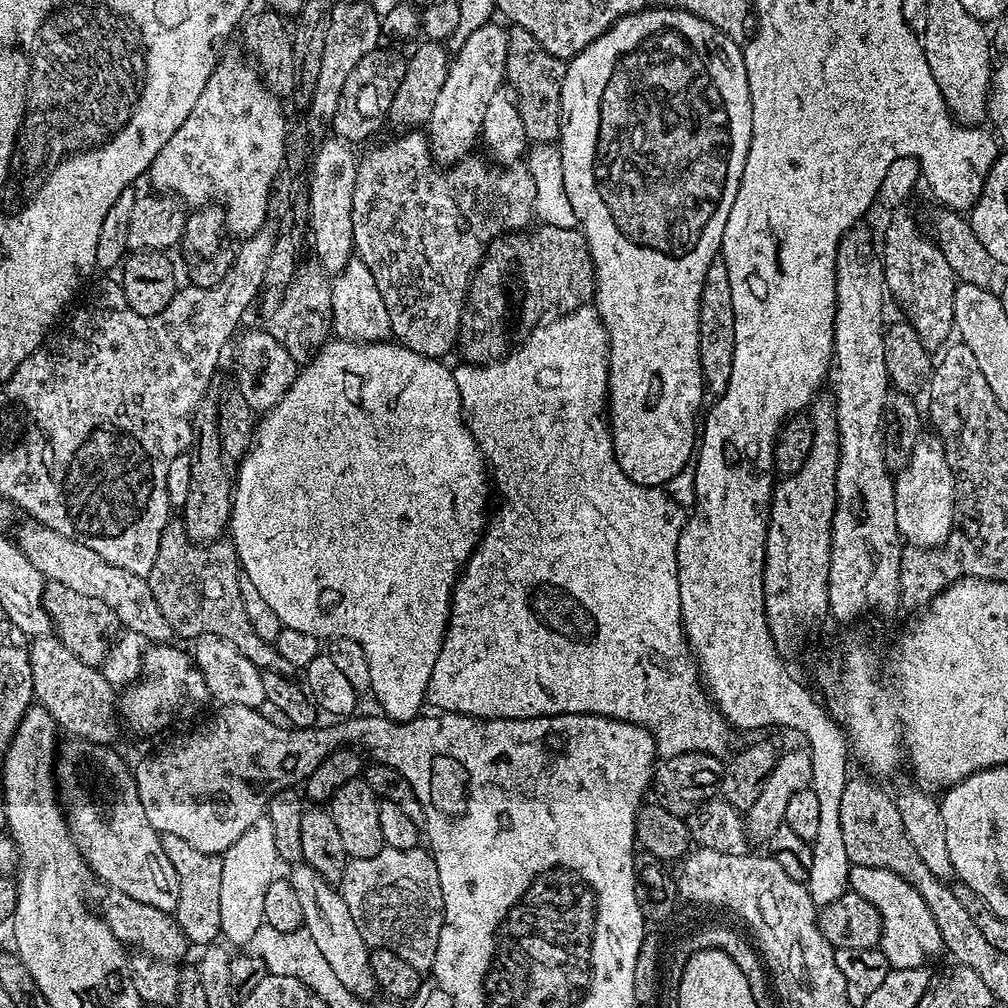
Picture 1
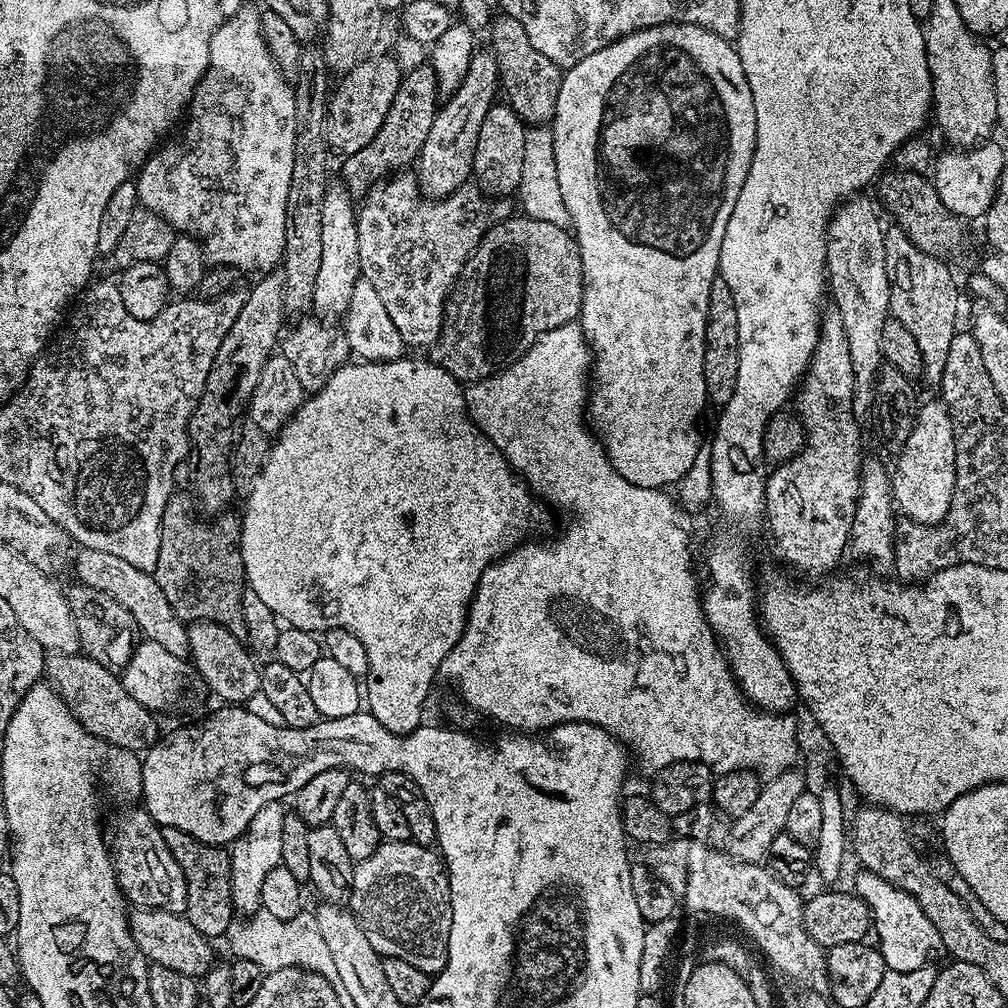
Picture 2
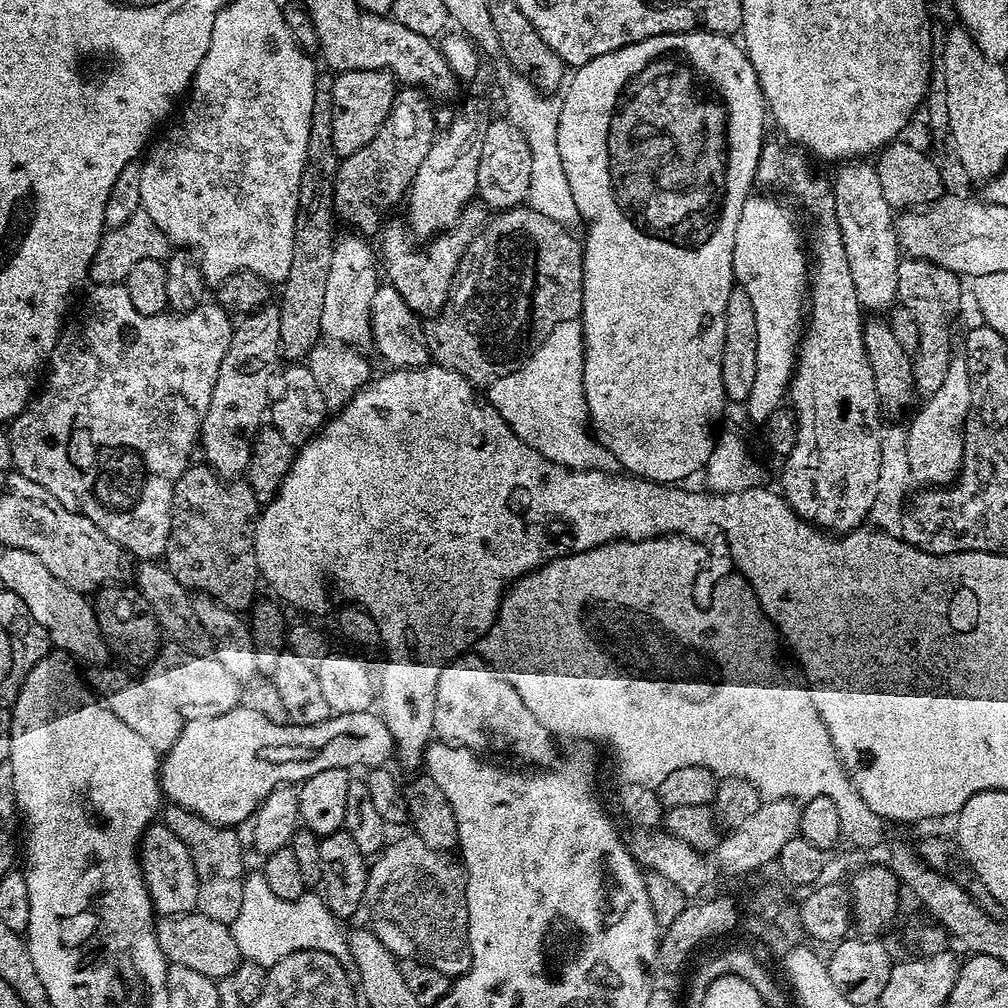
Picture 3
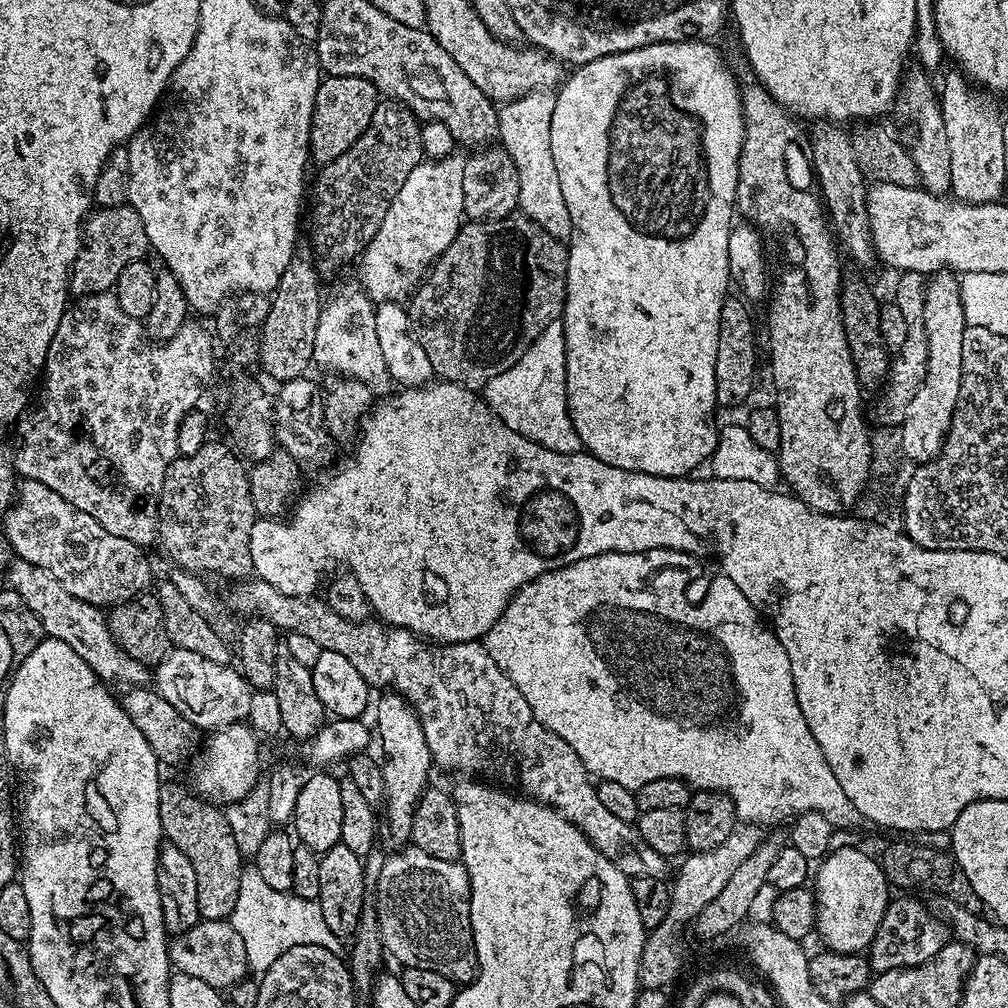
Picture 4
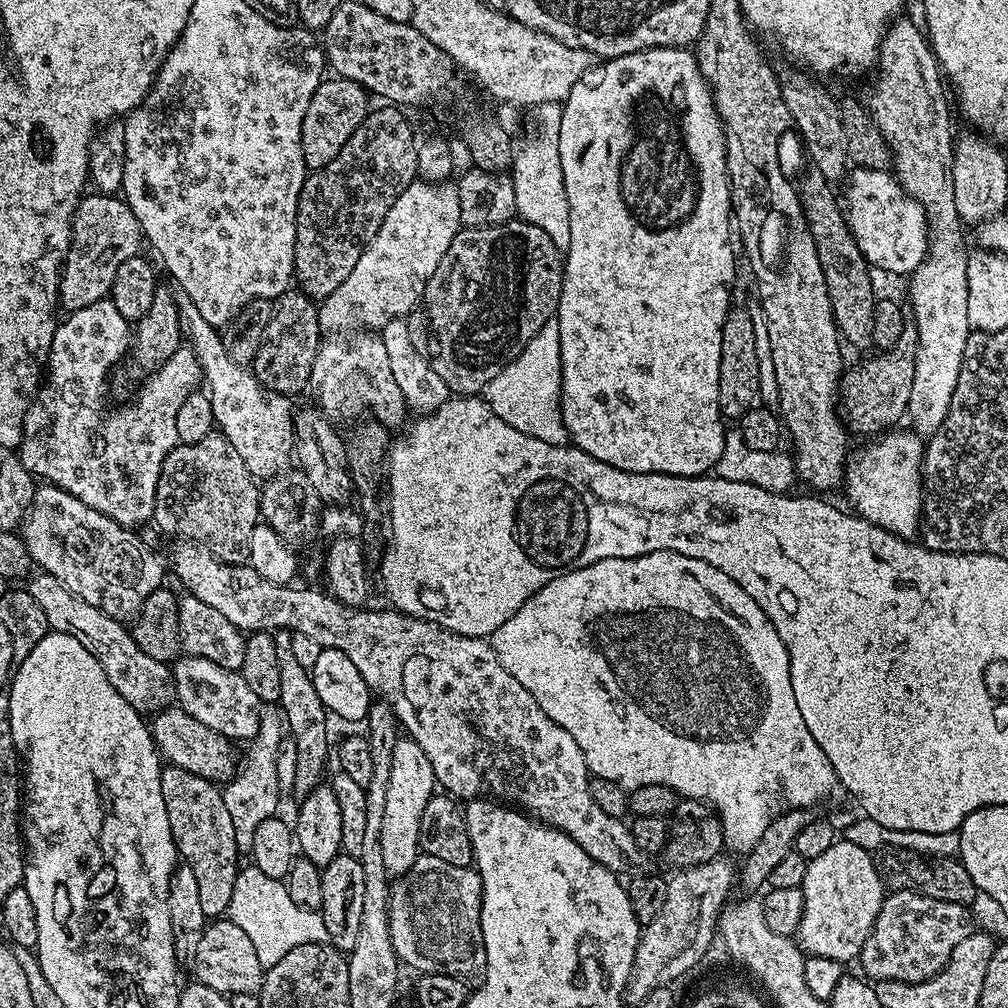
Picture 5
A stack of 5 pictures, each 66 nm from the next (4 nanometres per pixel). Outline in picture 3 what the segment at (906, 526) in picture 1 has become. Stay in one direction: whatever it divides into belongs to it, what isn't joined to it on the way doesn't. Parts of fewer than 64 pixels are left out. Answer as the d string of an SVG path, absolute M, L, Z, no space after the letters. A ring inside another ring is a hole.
M951 386L938 389L923 402L925 404L917 410L916 417L906 424L904 463L913 485L944 486L957 475L964 458L961 448L962 412L959 407L956 409L956 392Z

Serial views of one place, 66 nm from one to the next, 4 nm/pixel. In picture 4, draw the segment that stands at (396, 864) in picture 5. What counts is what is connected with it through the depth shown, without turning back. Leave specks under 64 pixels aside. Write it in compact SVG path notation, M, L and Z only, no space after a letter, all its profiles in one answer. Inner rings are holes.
M391 694L392 696L384 696L380 701L375 701L374 712L376 708L376 728L374 724L374 732L380 735L380 748L384 751L384 756L382 755L382 767L384 770L384 799L386 801L386 809L388 808L388 832L396 840L407 841L412 835L412 819L414 818L414 810L416 809L416 804L420 801L420 795L423 794L425 788L429 787L430 780L428 780L428 775L434 772L434 761L432 755L430 754L430 746L426 746L426 734L422 734L422 726L420 725L420 720L416 717L416 709L404 699L403 696L399 694Z

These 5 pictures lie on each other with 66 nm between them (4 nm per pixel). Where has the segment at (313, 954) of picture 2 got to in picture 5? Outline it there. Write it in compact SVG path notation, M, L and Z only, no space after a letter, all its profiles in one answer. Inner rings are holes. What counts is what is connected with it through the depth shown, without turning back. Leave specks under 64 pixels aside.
M255 866L241 867L234 882L234 894L230 898L230 906L226 913L227 919L232 920L250 937L258 962L267 970L282 958L294 946L303 944L323 944L327 941L326 922L319 911L298 906L288 893L288 885L284 880L275 880Z

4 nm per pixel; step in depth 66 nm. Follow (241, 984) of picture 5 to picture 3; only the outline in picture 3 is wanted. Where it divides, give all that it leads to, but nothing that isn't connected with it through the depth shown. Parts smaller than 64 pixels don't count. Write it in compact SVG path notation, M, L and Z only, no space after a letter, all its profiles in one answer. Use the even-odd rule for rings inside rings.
M191 912L187 916L163 917L155 925L156 942L165 961L173 967L186 968L220 982L231 977L242 962L231 927L219 924L204 915Z

